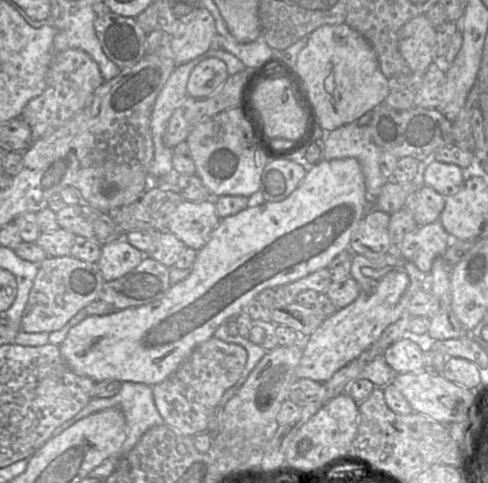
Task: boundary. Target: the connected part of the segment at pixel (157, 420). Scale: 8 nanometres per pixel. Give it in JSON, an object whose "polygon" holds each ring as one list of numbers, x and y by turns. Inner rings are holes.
{"polygon":[[122,382,120,391,110,398,92,398,89,403,79,411,73,418,64,422,58,426,53,432,52,437,59,435,64,430,69,428,75,422,87,417,90,414,105,410,107,408,116,407,120,409,126,420,126,440,124,441,120,453,119,459,125,458,125,456,134,448,139,439,152,427,164,424,164,420,161,417,153,399,153,386,149,386,142,383,134,382]]}

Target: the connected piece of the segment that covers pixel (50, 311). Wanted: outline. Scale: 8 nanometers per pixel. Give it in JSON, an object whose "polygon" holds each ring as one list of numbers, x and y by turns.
{"polygon":[[70,254,48,257,40,264,30,290,21,319,21,331,51,333,62,329,81,309,98,299,104,282,97,262,76,259]]}

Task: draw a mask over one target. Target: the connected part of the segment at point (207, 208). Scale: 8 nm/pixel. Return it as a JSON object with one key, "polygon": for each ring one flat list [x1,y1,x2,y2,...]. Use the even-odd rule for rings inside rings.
{"polygon":[[214,199,199,202,183,200,170,214,167,230,186,247,199,251,219,221]]}

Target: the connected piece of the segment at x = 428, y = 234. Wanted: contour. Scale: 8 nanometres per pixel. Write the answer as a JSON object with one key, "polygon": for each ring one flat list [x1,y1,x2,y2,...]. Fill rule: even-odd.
{"polygon":[[438,219,418,227,393,249,423,273,429,273,434,259,443,255,451,240]]}

